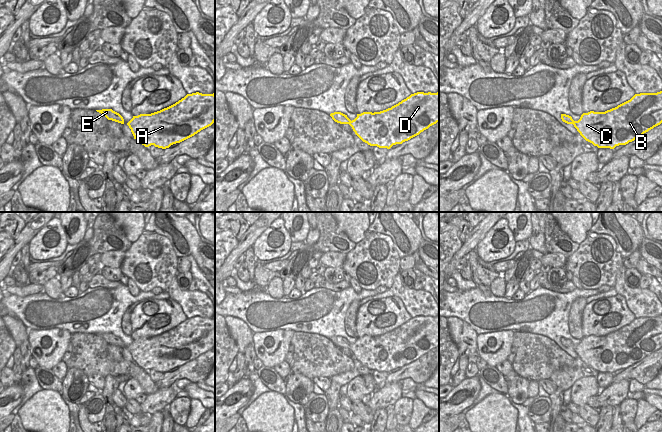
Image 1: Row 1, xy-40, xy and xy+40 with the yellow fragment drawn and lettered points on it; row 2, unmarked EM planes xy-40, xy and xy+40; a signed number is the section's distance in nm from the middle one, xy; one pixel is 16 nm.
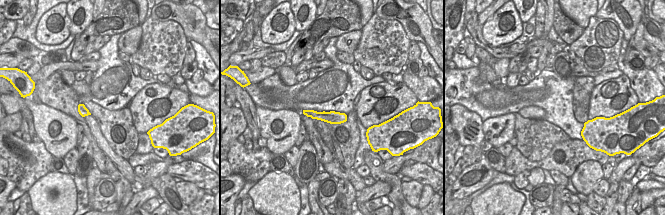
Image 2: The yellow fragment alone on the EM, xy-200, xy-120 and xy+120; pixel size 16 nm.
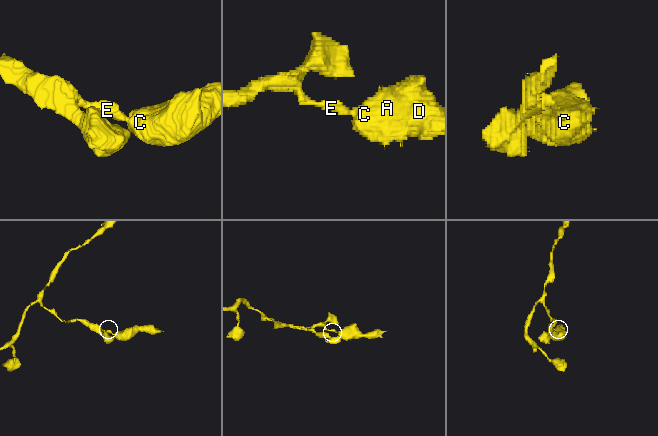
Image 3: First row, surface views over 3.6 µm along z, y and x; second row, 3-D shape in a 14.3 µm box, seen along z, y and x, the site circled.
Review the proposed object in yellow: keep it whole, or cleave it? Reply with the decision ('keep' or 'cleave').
keep

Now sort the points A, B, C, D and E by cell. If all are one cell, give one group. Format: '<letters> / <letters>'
A B C D E

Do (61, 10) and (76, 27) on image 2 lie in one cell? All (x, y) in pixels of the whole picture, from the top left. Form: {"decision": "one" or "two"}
{"decision": "two"}

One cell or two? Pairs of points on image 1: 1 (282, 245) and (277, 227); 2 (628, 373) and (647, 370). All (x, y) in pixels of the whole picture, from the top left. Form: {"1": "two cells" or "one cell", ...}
{"1": "one cell", "2": "one cell"}

